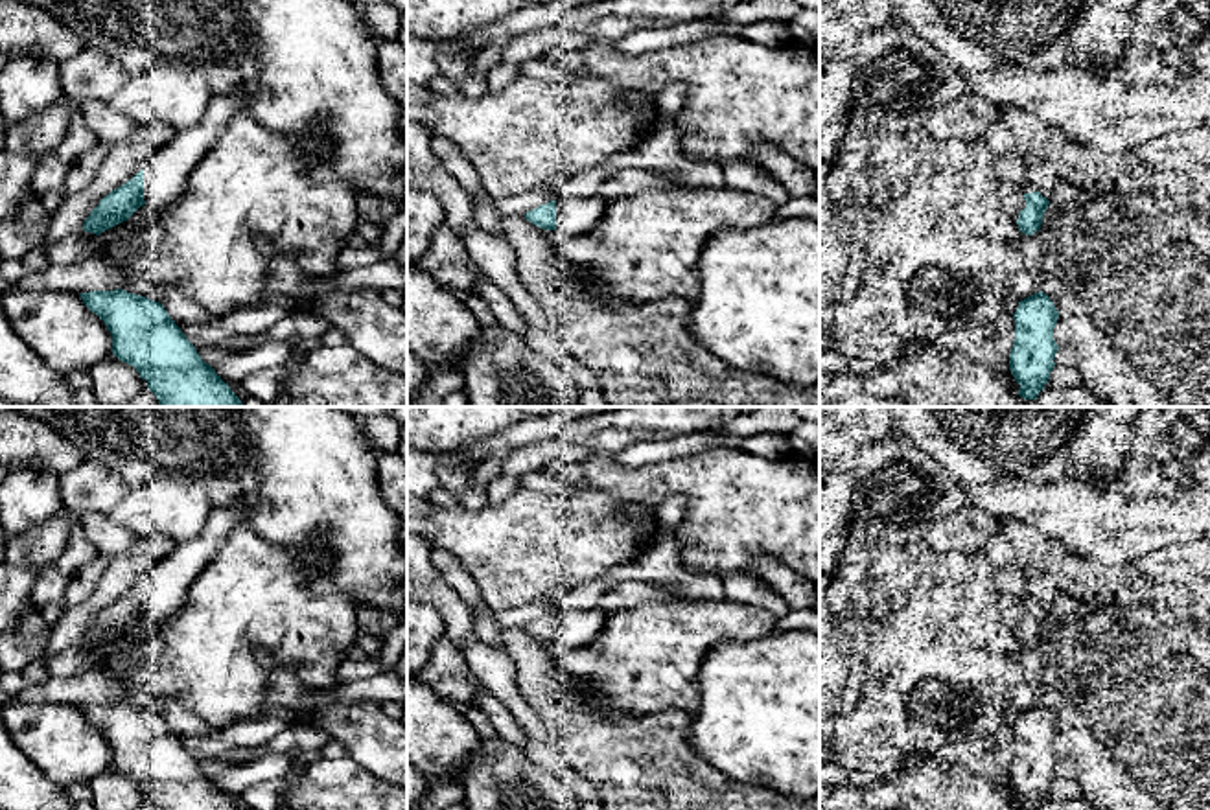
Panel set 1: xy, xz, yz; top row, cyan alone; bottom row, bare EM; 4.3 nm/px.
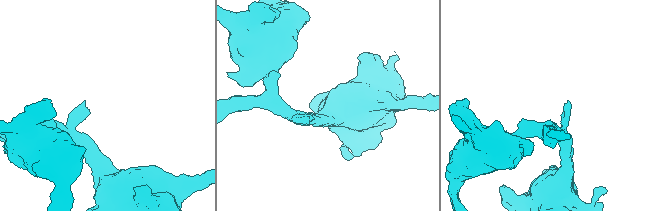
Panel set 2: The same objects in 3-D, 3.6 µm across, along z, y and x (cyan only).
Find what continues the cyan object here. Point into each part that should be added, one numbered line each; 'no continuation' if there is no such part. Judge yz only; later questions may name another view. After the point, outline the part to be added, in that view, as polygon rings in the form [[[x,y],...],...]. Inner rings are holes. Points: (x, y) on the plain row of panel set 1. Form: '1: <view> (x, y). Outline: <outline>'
1: yz (1037, 588). Outline: [[[1024,571],[1024,580],[1026,595],[1022,598],[1022,604],[1024,606],[1039,604],[1042,609],[1052,613],[1057,591],[1048,582],[1046,574],[1039,571]]]

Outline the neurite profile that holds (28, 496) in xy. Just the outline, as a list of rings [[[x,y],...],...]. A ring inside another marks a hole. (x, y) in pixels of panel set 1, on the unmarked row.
[[[39,468],[9,469],[0,482],[0,525],[7,538],[37,528],[64,506],[59,479]]]

